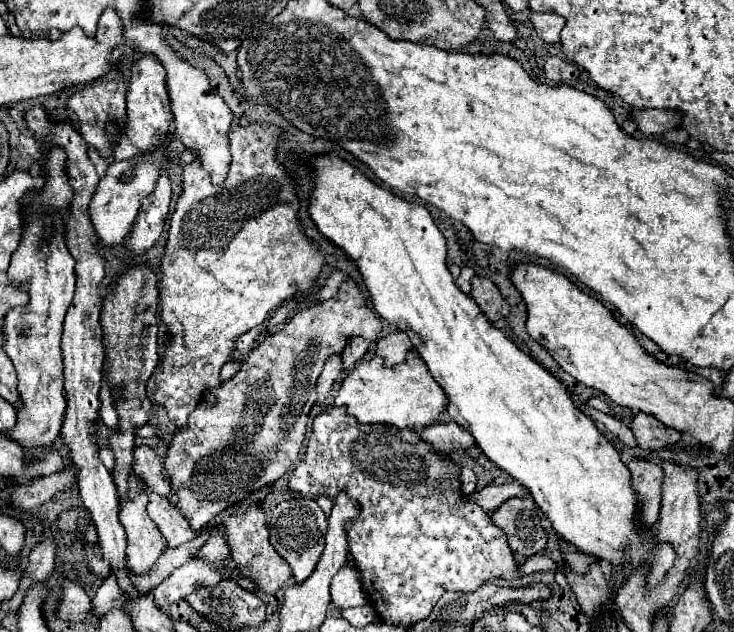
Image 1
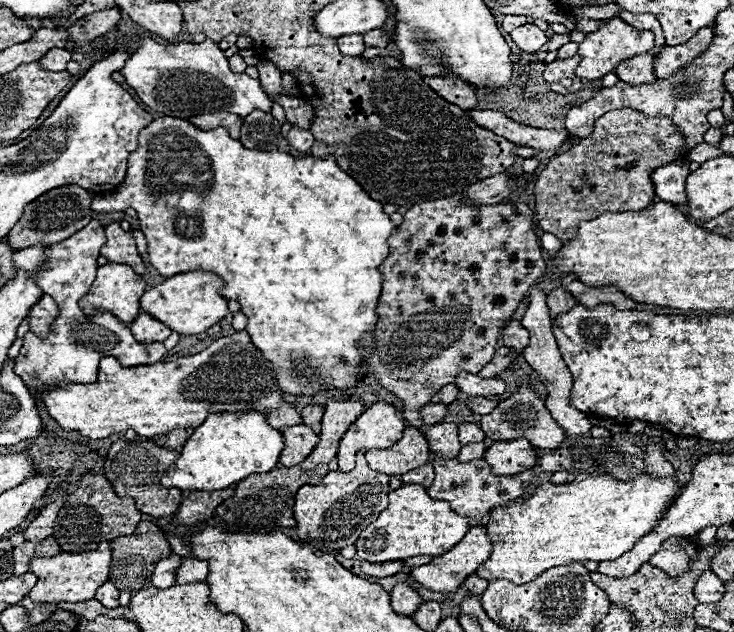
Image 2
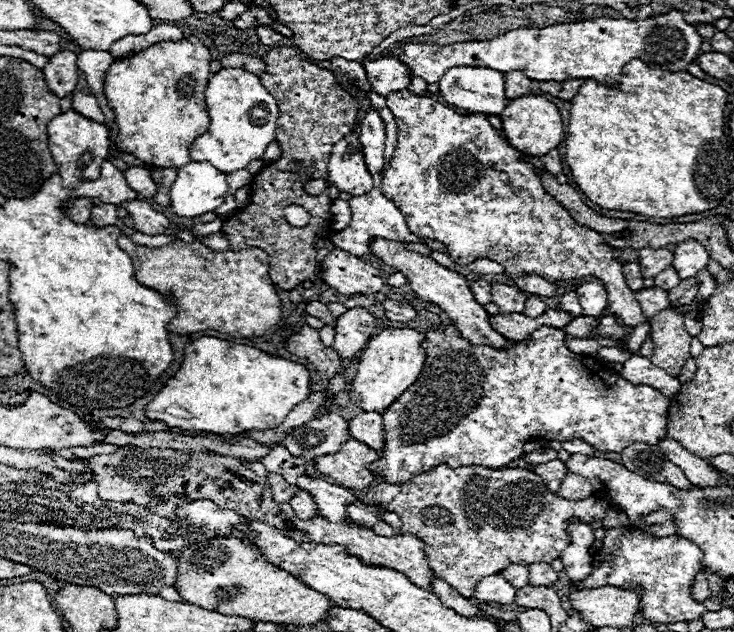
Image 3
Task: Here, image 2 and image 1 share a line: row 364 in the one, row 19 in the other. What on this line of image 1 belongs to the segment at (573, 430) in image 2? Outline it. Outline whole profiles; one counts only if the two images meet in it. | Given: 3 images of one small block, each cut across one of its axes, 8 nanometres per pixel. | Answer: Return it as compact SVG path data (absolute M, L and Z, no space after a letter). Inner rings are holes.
M532 12L530 14L530 22L534 24L536 34L544 42L548 42L548 44L560 42L560 30L566 24L566 20L562 16L558 16L558 14L538 14L538 12Z

